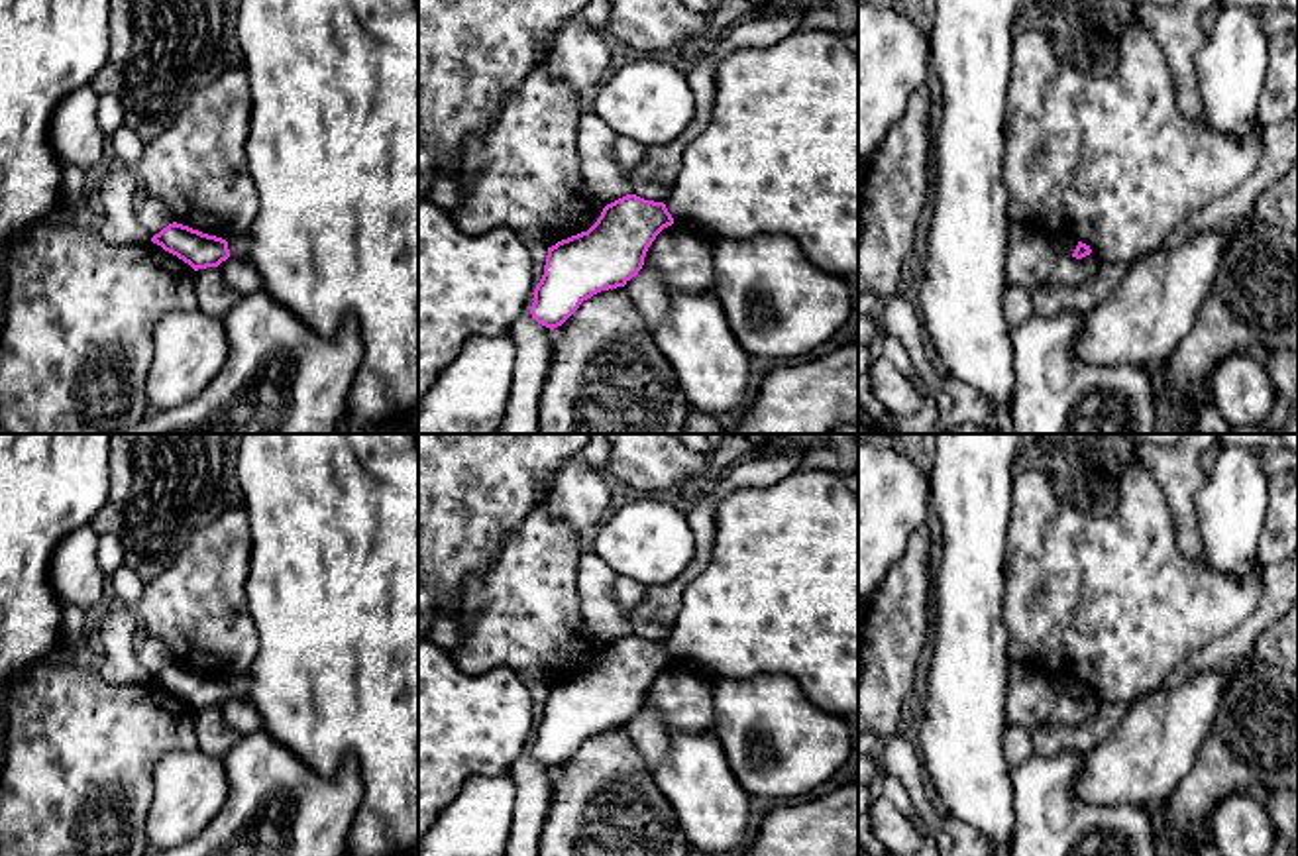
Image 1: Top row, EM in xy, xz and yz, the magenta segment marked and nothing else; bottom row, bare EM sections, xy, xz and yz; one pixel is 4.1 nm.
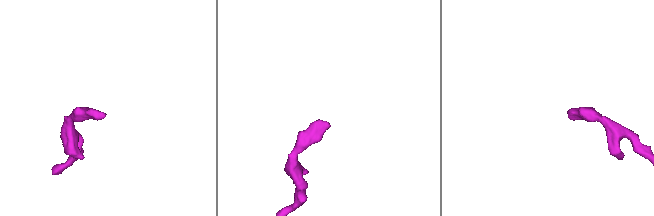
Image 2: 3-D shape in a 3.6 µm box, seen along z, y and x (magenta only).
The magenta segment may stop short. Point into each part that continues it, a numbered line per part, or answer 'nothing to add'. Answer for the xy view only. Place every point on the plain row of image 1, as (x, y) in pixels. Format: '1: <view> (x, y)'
1: xy (332, 588)

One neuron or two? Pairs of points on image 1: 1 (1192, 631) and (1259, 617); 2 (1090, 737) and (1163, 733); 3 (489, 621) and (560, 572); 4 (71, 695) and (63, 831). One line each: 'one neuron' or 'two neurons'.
1: two neurons
2: two neurons
3: one neuron
4: one neuron

